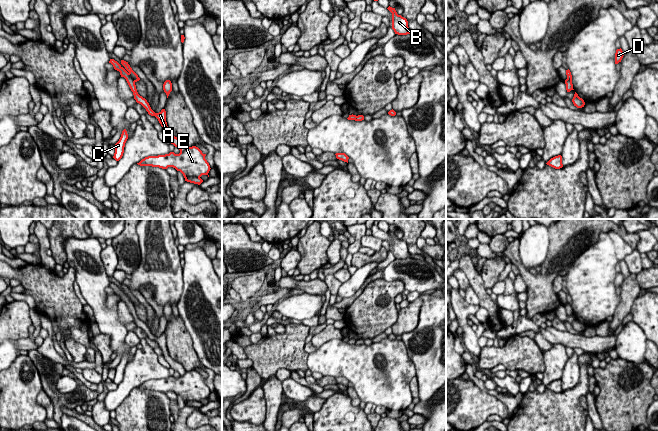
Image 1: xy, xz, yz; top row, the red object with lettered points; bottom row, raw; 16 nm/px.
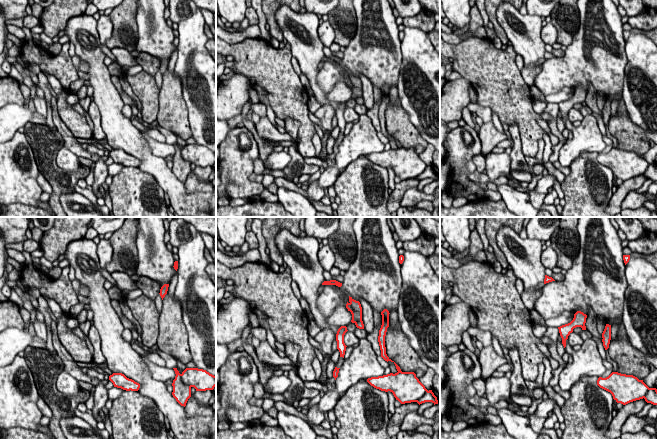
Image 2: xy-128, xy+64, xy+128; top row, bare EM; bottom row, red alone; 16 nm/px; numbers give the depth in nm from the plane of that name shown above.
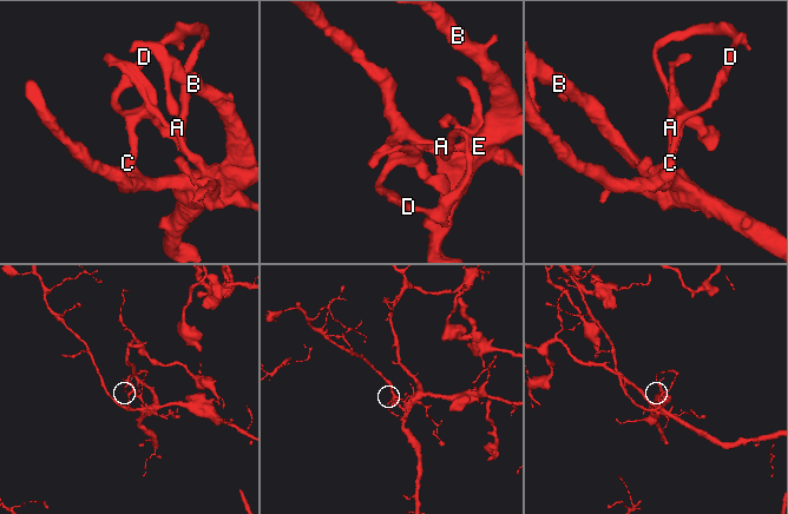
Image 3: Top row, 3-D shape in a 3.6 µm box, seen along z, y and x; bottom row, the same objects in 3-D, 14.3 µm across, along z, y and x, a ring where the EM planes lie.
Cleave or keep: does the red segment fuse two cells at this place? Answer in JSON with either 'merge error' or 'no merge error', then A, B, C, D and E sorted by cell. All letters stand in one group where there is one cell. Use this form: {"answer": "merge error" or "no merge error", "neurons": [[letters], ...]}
{"answer": "no merge error", "neurons": [["A", "B", "C", "D", "E"]]}

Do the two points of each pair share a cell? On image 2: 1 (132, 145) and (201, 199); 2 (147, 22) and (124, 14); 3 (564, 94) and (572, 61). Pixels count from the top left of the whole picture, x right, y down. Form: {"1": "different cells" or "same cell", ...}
{"1": "same cell", "2": "different cells", "3": "different cells"}

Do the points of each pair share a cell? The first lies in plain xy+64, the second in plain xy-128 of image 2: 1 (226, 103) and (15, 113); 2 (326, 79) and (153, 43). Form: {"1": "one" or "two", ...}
{"1": "two", "2": "one"}

